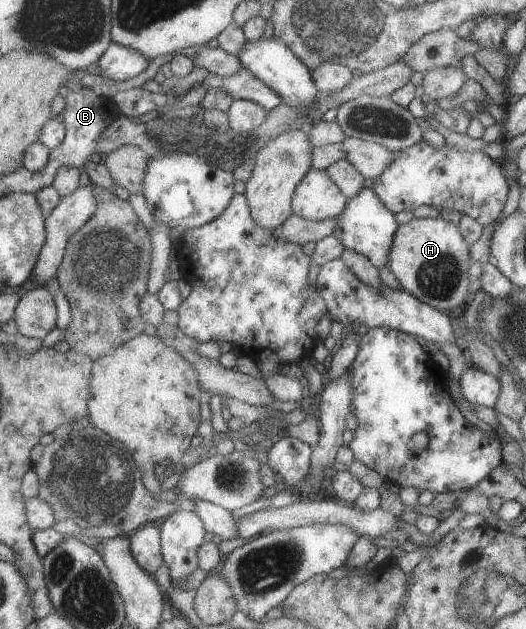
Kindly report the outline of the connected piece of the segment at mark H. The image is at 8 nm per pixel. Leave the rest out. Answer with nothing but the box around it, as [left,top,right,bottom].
[386,217,469,313]

